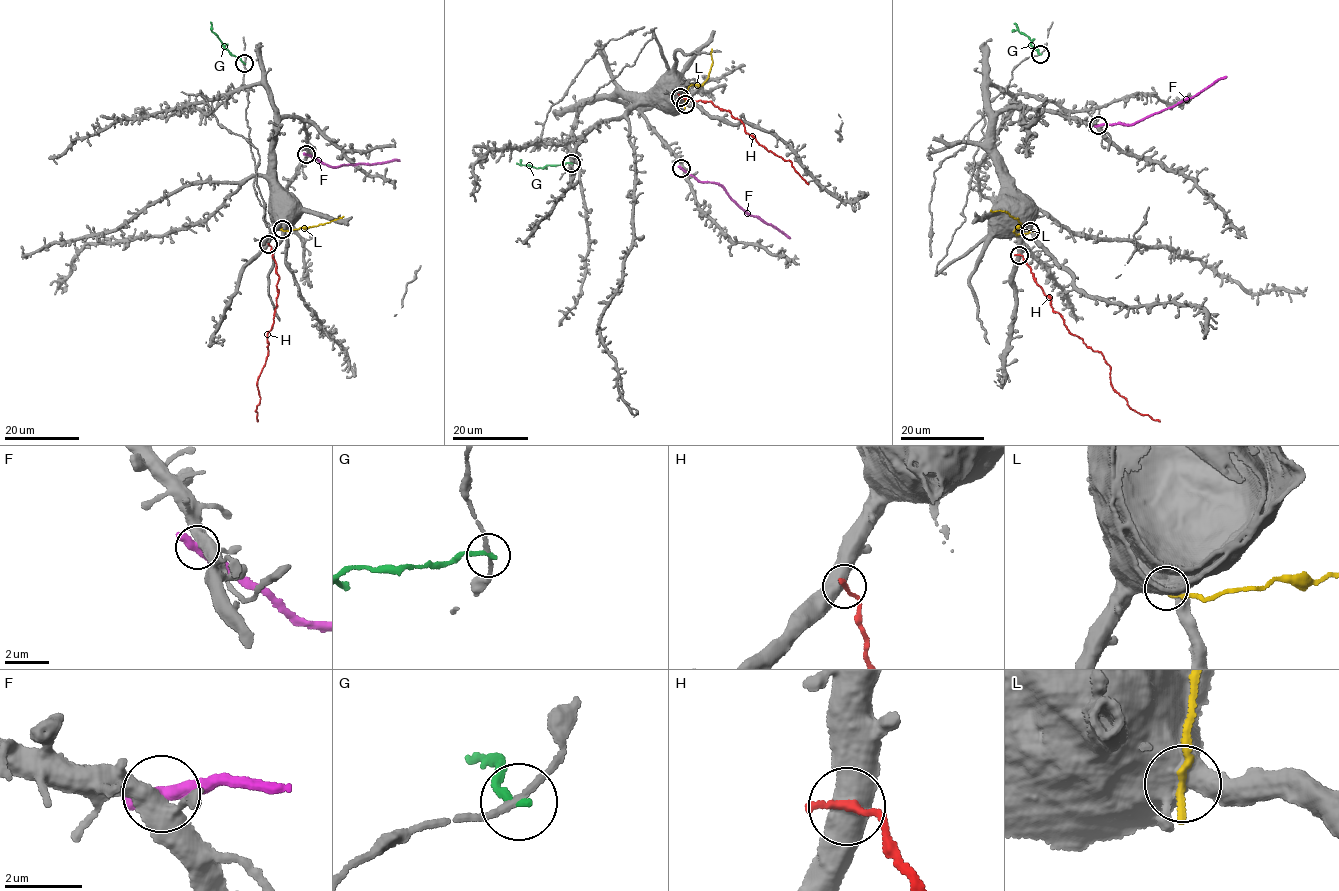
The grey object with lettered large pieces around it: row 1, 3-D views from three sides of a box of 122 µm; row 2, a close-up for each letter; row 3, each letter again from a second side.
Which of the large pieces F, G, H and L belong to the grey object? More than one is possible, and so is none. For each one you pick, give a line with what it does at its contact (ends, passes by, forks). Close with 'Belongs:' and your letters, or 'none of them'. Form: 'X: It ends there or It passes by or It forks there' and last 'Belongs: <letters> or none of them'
Belongs: none of them

